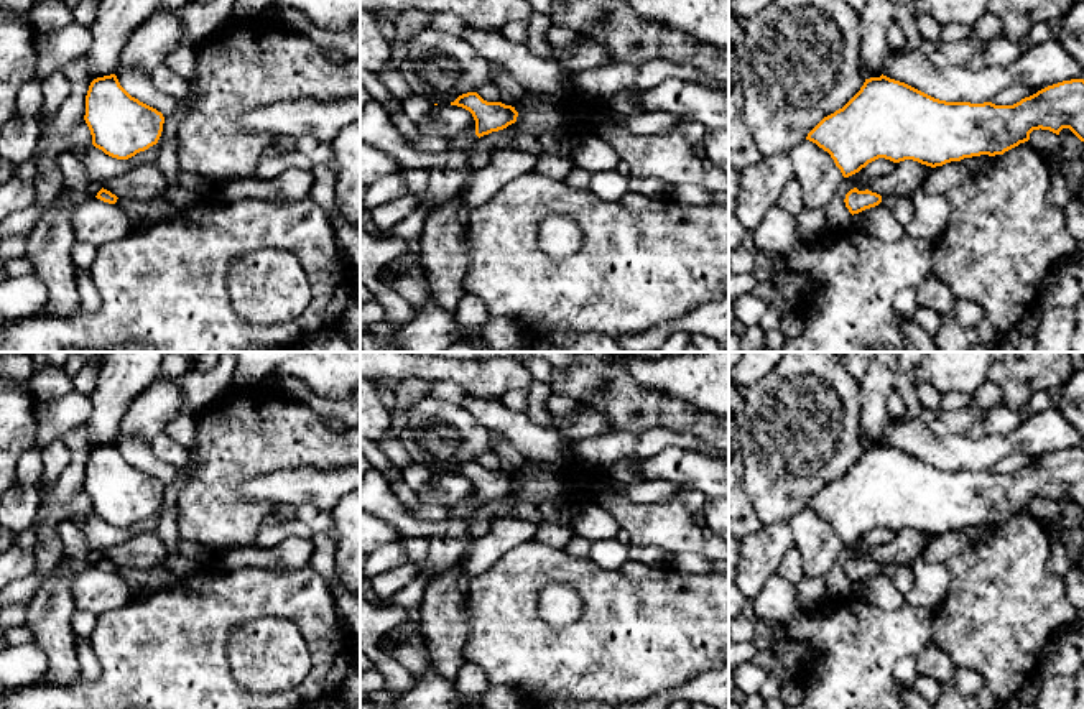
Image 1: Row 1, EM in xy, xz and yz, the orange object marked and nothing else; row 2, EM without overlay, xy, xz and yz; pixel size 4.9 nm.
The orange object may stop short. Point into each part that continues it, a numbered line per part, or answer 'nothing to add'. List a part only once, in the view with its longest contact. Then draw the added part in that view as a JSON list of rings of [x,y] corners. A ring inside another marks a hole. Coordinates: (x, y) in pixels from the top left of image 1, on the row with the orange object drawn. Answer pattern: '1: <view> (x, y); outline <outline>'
nothing to add

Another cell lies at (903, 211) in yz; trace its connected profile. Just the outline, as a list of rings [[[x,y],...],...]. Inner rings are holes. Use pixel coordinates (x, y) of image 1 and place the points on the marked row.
[[[900,199],[893,207],[893,214],[898,219],[898,222],[906,225],[915,215],[915,209],[913,209],[911,201],[910,199]]]

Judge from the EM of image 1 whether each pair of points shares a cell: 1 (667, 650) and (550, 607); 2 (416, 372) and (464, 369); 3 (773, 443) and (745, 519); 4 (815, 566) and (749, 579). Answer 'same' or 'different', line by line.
1: different
2: same
3: different
4: different

